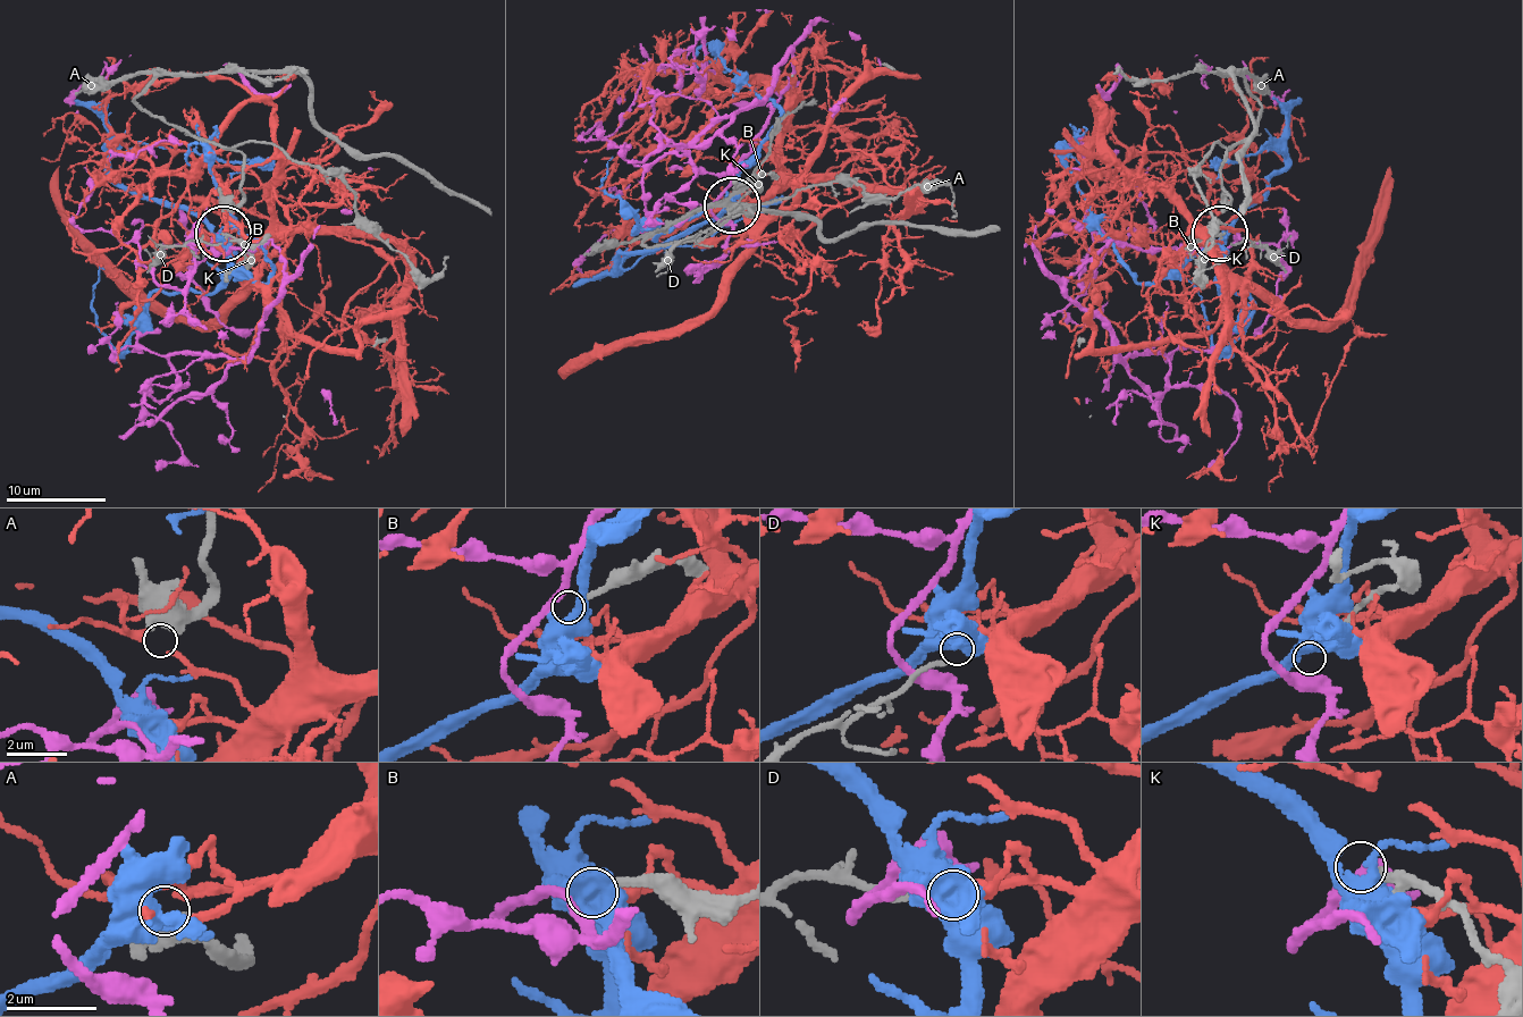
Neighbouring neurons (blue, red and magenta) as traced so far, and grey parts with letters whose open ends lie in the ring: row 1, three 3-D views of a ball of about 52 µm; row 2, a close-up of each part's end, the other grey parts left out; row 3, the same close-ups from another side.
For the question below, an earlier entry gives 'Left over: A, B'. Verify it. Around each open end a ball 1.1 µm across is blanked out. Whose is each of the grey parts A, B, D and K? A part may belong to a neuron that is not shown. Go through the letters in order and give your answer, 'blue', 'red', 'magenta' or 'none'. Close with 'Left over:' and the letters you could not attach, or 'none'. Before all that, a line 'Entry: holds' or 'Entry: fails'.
Entry: fails
A: none
B: magenta
D: red
K: none
Left over: A, K

